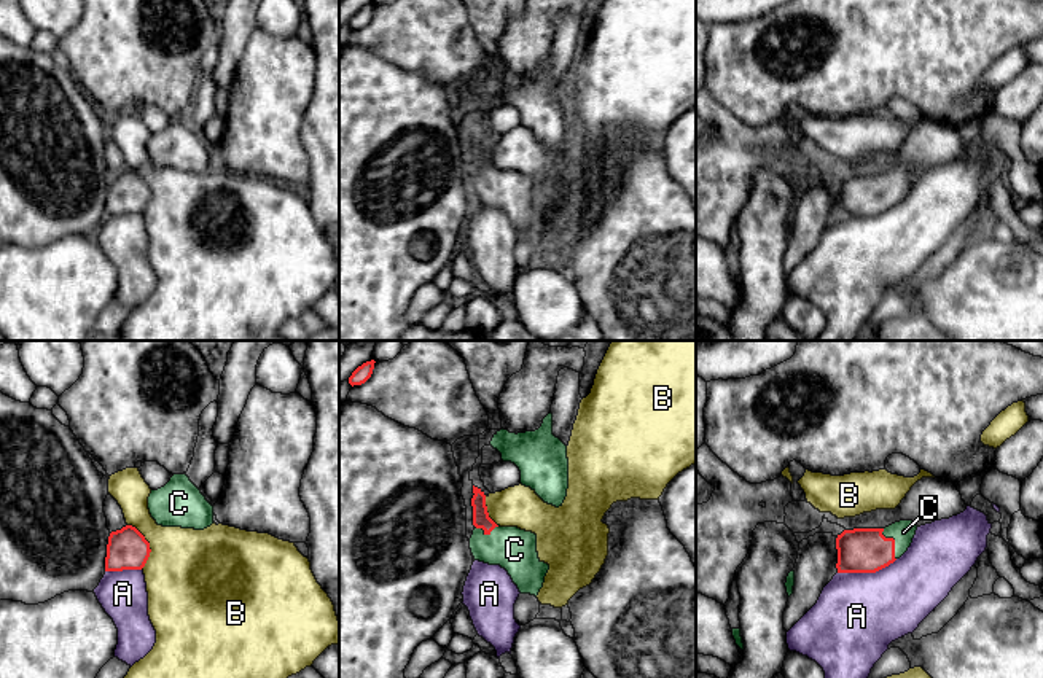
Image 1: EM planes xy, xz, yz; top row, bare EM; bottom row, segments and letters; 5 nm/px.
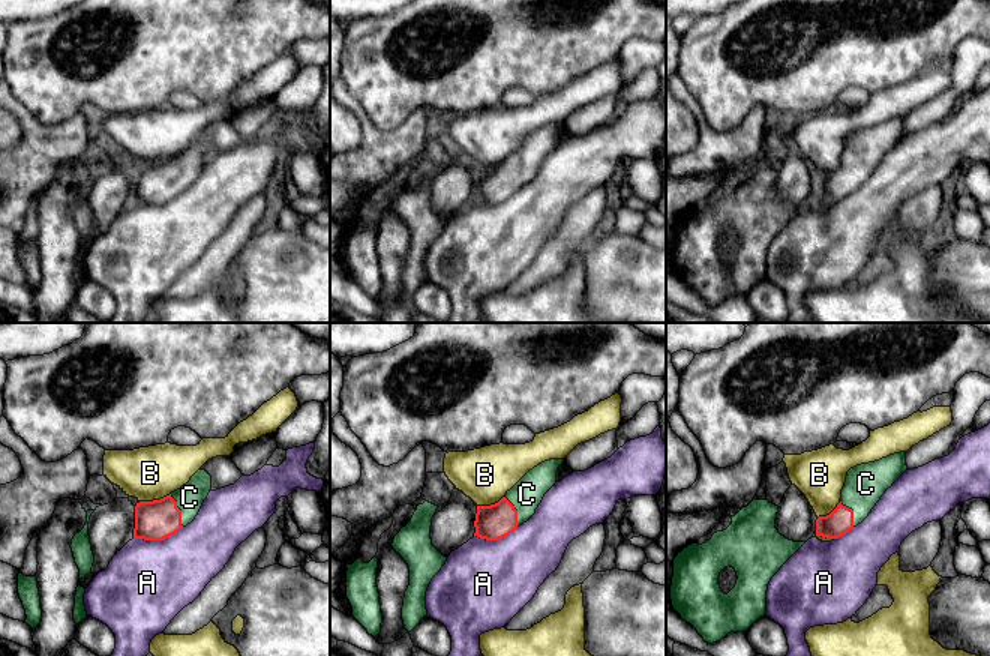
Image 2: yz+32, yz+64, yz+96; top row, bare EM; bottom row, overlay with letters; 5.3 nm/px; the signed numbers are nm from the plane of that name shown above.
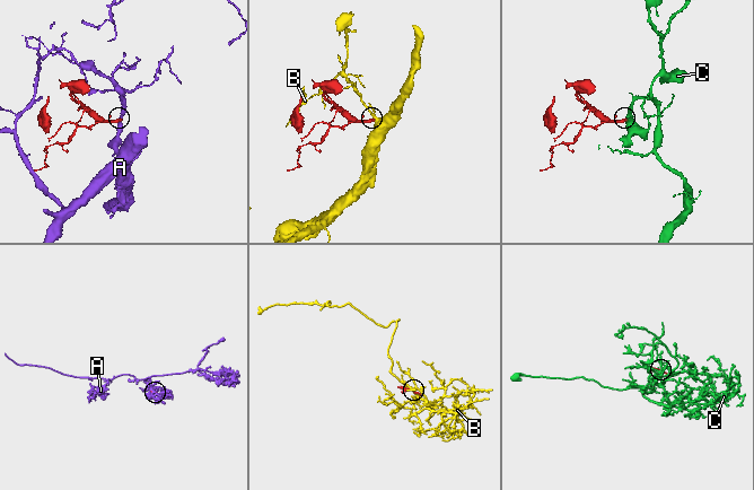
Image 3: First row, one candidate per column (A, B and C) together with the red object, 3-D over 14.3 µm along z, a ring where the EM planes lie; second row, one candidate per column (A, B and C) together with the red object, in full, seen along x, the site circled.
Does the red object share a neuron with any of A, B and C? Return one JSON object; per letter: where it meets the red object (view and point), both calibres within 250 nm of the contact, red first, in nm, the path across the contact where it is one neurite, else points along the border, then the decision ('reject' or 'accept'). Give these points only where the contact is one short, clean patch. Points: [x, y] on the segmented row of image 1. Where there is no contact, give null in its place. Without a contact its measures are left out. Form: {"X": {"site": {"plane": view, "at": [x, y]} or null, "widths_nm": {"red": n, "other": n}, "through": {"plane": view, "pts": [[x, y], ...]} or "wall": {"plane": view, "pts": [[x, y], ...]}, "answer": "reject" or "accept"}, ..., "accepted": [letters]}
{"A": {"site": {"plane": "yz", "at": [867, 572]}, "widths_nm": {"red": 220, "other": 440}, "wall": {"plane": "yz", "pts": [[897, 559], [875, 572], [838, 573]]}, "answer": "reject"}, "B": {"site": {"plane": "xy", "at": [148, 545]}, "widths_nm": {"red": 200, "other": 440}, "wall": {"plane": "xy", "pts": [[128, 524], [148, 543], [150, 556], [142, 568]]}, "answer": "reject"}, "C": {"site": {"plane": "yz", "at": [894, 541]}, "widths_nm": {"red": 220, "other": 120}, "through": {"plane": "yz", "pts": [[862, 549], [875, 549], [894, 541], [903, 532]]}, "answer": "accept"}, "accepted": ["C"]}

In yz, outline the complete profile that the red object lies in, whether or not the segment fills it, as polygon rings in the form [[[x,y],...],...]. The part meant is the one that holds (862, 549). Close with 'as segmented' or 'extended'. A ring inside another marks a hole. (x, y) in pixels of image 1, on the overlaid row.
[[[912,520],[885,528],[844,530],[836,538],[838,573],[876,573],[889,567],[908,551],[916,530]]]; extended

